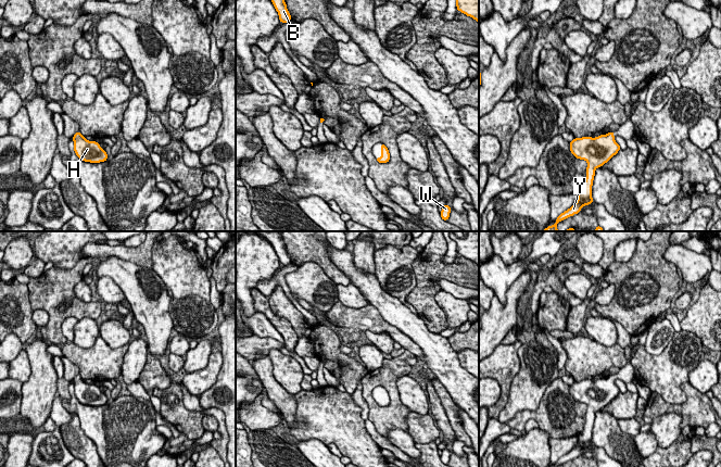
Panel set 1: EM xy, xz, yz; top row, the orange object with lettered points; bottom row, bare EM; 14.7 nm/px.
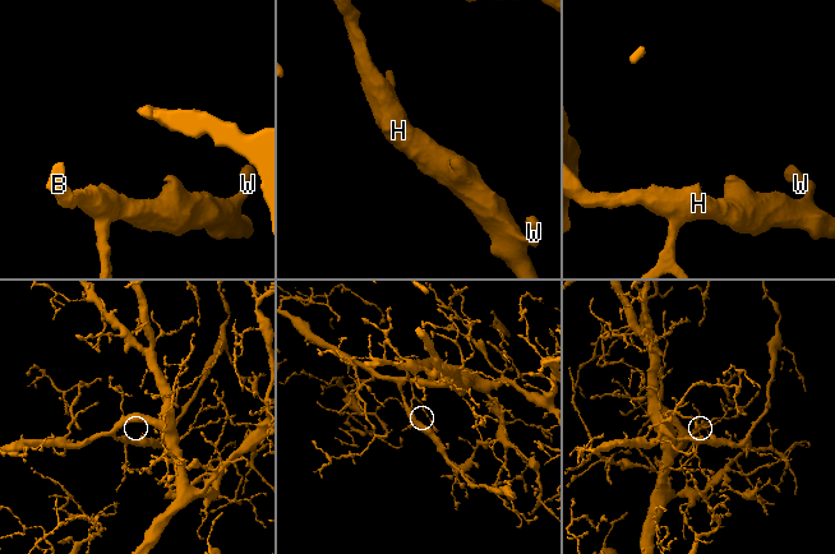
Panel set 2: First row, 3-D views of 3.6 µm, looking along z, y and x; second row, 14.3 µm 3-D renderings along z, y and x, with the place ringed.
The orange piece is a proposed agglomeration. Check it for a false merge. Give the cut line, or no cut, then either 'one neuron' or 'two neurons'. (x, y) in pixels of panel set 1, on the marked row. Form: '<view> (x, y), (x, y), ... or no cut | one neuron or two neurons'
no cut | one neuron

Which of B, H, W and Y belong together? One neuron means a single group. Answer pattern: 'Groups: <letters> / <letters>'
Groups: B H W Y

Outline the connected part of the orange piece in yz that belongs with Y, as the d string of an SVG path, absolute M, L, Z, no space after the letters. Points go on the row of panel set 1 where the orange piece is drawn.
M614 131L598 137L582 137L574 138L570 142L571 153L580 160L585 160L587 163L586 178L583 188L578 192L577 202L567 211L561 213L556 223L543 231L558 231L557 224L574 214L580 213L584 205L592 204L592 186L595 176L595 169L607 163L614 155L618 153L621 147L616 142Z

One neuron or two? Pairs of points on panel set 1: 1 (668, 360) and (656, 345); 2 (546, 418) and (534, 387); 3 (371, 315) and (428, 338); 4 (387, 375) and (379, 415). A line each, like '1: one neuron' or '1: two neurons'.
1: two neurons
2: two neurons
3: two neurons
4: one neuron

